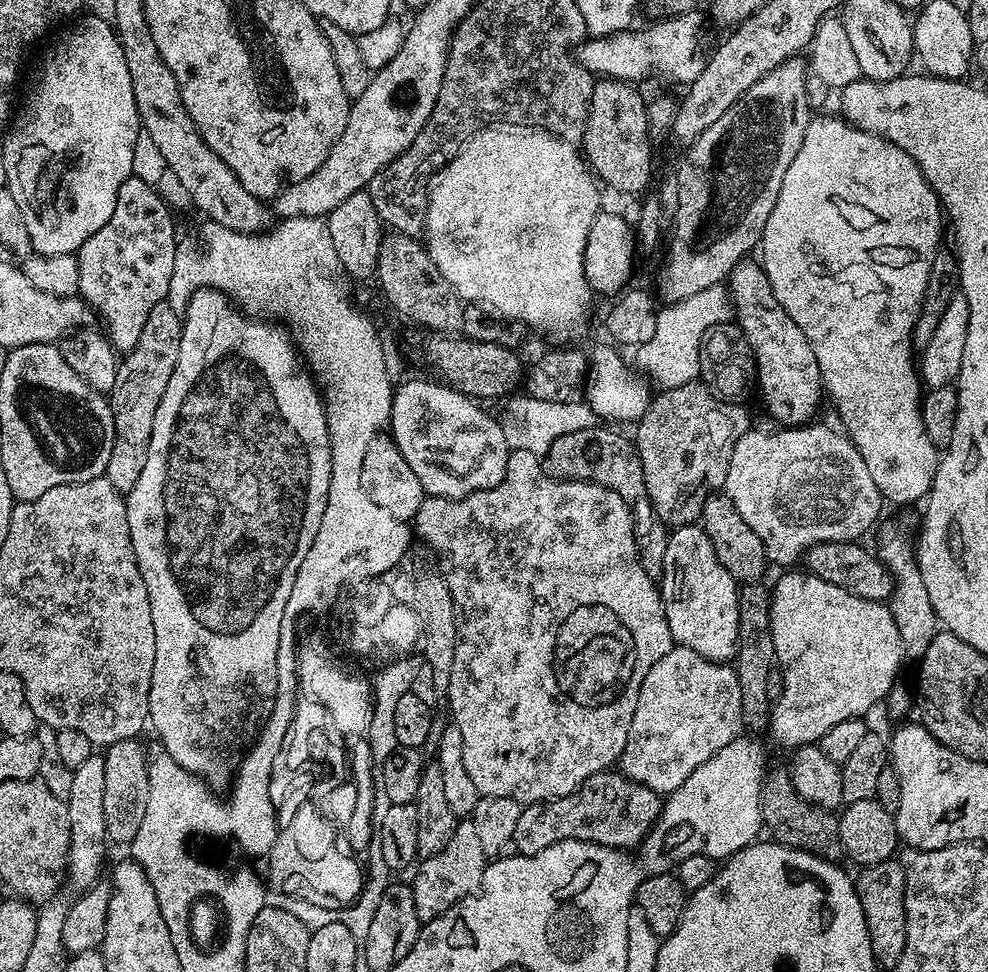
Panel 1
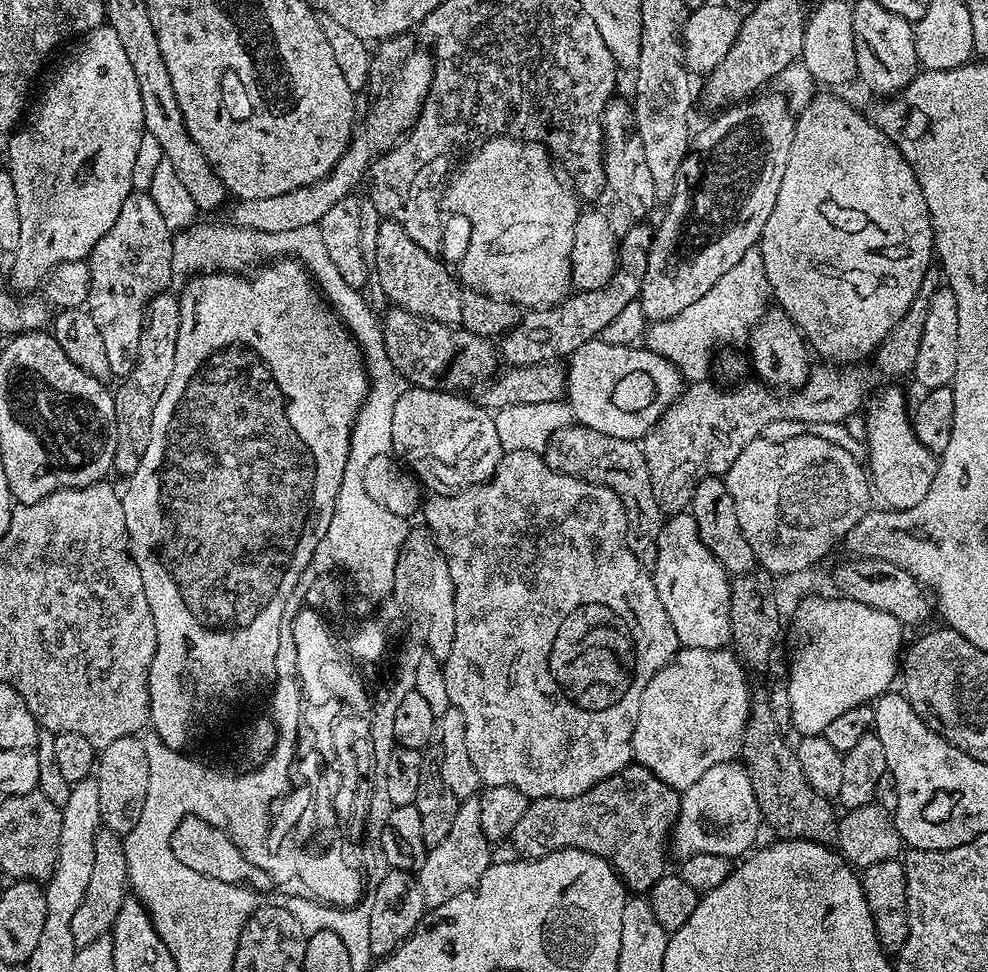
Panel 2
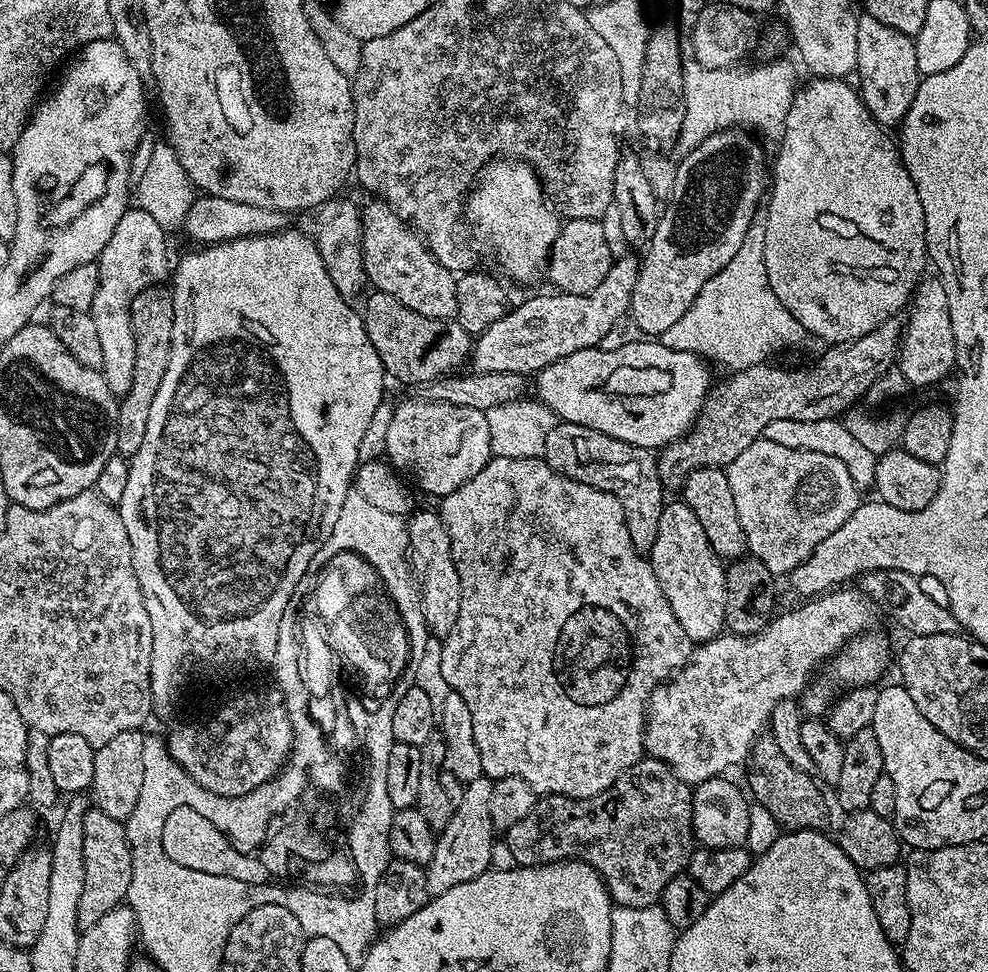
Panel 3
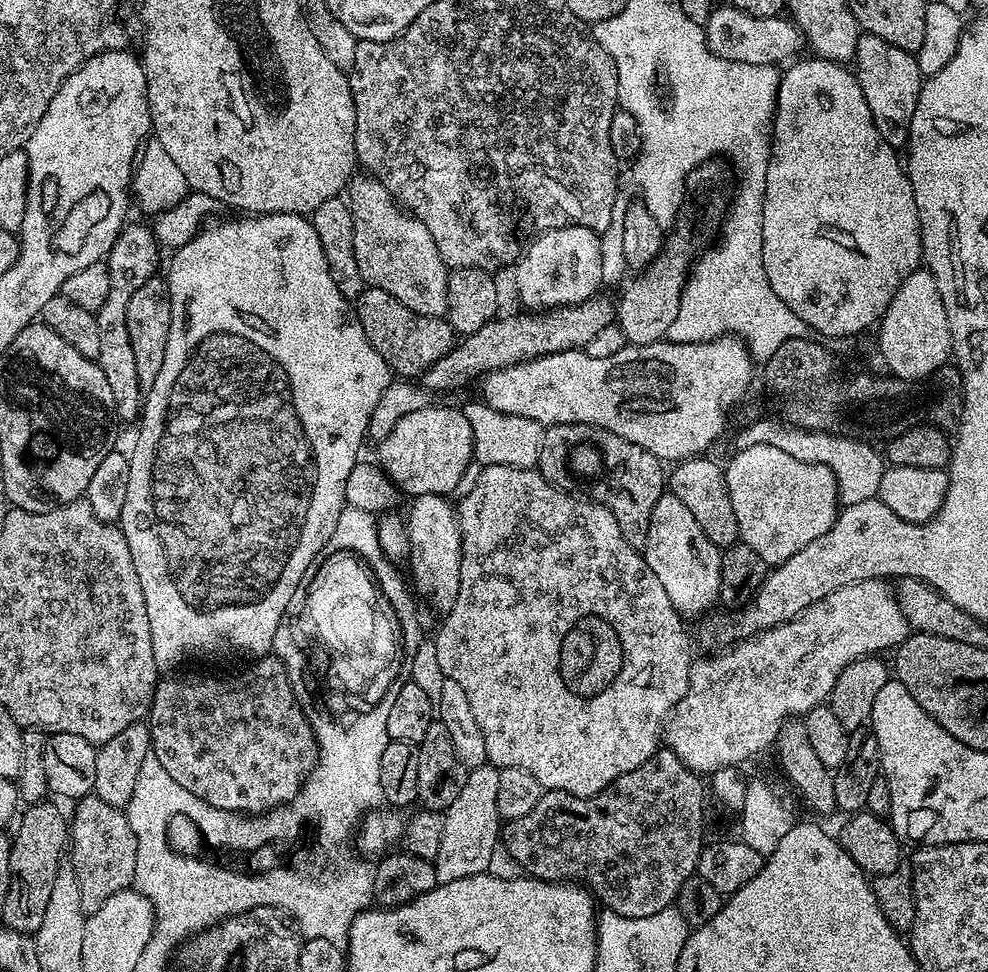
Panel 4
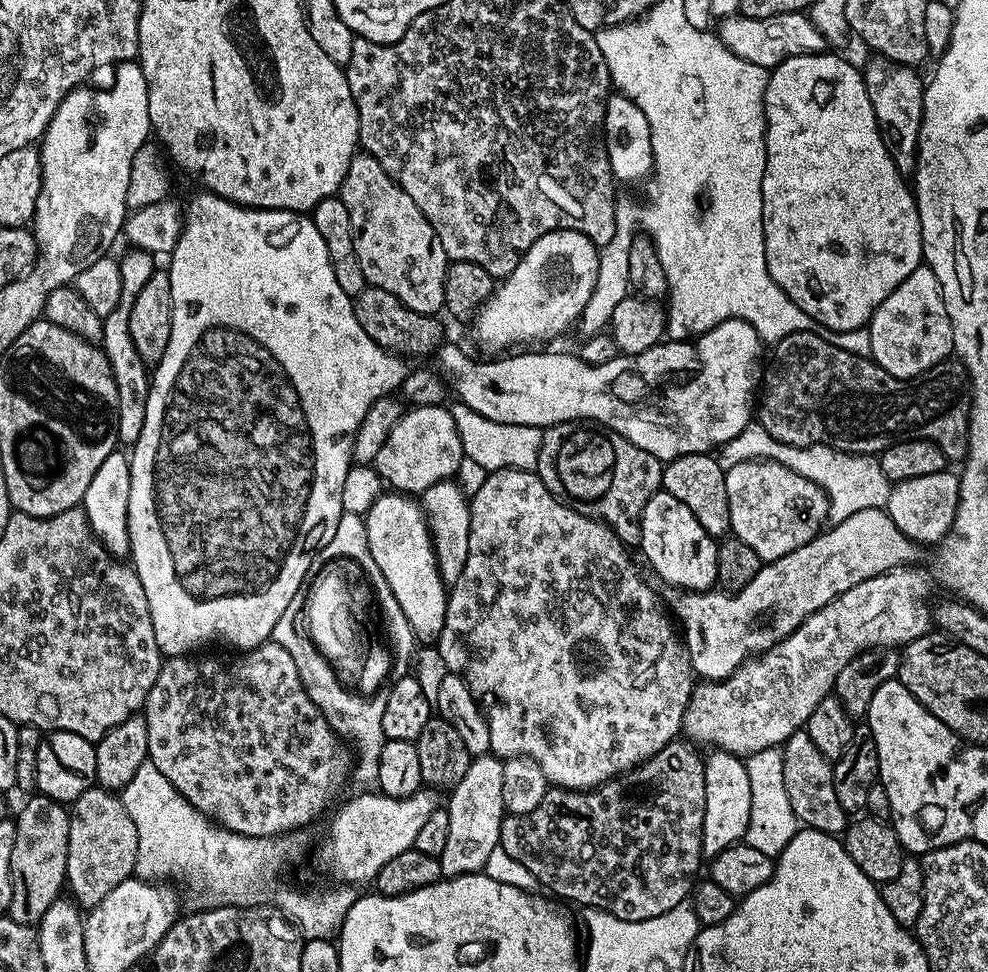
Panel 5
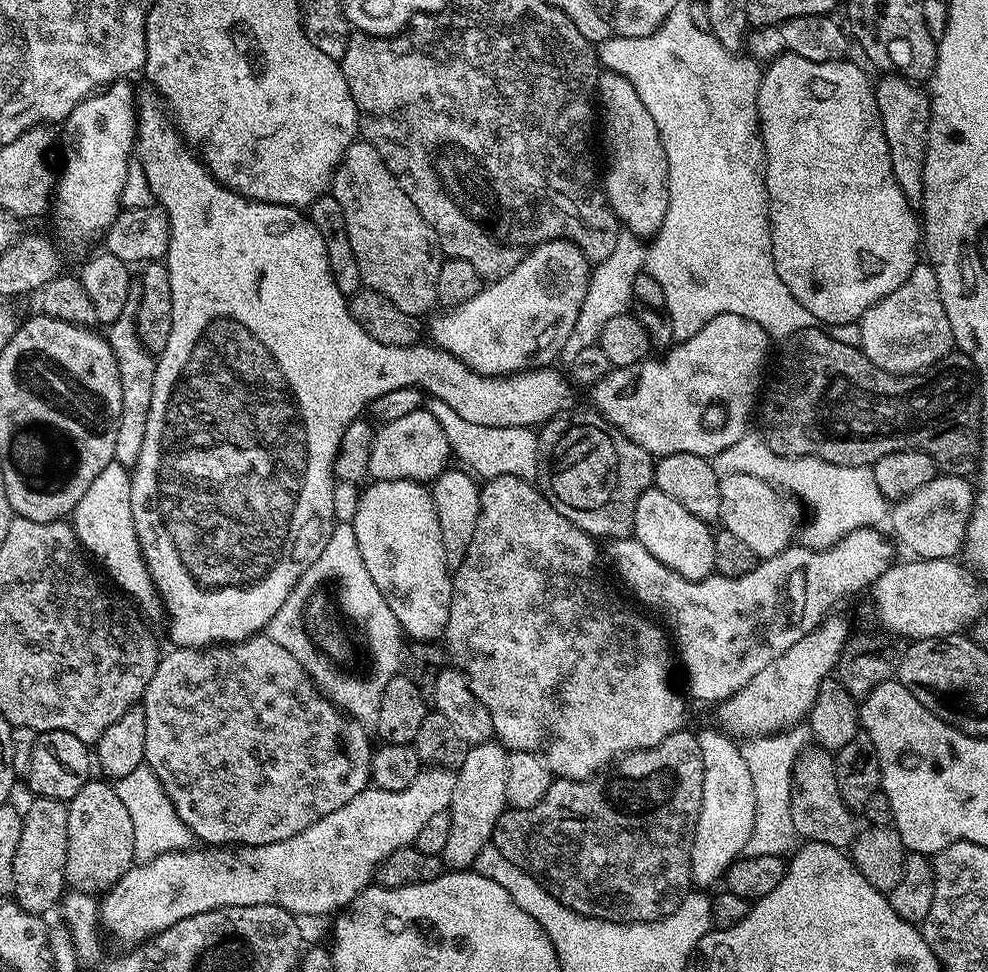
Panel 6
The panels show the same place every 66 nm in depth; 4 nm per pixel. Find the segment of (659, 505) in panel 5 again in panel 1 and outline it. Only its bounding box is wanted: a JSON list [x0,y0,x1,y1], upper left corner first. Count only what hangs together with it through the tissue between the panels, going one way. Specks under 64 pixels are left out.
[659,523,738,664]

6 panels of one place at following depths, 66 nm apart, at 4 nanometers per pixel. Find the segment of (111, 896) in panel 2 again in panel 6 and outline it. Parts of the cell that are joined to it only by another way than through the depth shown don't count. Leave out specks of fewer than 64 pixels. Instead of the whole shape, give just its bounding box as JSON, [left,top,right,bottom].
[64,778,137,894]

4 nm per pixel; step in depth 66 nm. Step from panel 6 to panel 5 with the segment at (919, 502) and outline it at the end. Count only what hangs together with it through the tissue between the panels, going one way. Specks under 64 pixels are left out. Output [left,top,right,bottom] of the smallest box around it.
[886,470,960,546]

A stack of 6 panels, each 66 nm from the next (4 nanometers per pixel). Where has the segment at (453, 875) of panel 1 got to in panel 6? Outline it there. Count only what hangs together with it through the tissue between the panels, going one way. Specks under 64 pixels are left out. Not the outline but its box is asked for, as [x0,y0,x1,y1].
[442,742,510,870]

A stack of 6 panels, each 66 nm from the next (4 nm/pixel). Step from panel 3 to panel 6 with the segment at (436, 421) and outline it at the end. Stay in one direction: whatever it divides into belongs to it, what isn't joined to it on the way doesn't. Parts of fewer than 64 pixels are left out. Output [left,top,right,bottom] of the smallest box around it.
[368,410,453,482]

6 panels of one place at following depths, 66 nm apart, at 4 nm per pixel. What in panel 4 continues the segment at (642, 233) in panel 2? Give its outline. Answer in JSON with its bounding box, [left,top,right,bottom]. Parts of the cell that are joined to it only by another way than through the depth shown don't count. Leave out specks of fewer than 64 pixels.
[419,294,616,394]

